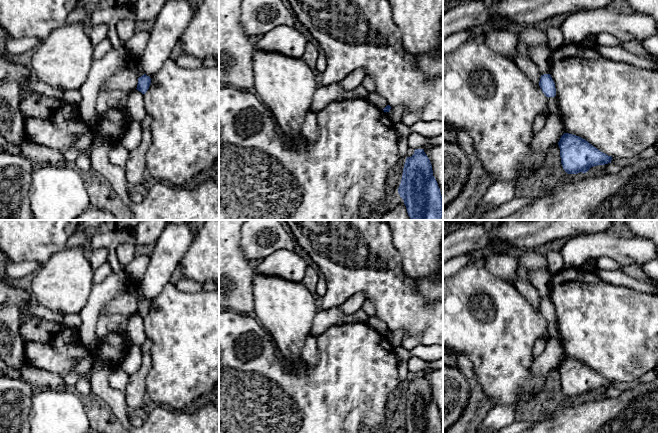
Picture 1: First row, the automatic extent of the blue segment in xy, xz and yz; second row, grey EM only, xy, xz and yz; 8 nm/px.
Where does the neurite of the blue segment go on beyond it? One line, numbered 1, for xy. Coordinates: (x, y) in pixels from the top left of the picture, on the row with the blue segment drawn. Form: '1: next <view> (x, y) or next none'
1: next none

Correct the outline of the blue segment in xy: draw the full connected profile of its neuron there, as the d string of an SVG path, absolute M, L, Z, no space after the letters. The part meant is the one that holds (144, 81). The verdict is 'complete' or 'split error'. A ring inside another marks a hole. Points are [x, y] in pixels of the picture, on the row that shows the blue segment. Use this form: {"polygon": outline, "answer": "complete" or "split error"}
{"polygon": "M146 74L142 75L138 78L137 90L140 91L142 94L145 94L149 89L151 84L151 78Z", "answer": "complete"}

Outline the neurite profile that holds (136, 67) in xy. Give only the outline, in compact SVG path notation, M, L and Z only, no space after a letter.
M140 60L137 62L131 62L128 67L138 76L138 78L144 75Z

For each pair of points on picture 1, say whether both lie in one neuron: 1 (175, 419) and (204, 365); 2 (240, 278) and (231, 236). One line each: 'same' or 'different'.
1: different
2: same

